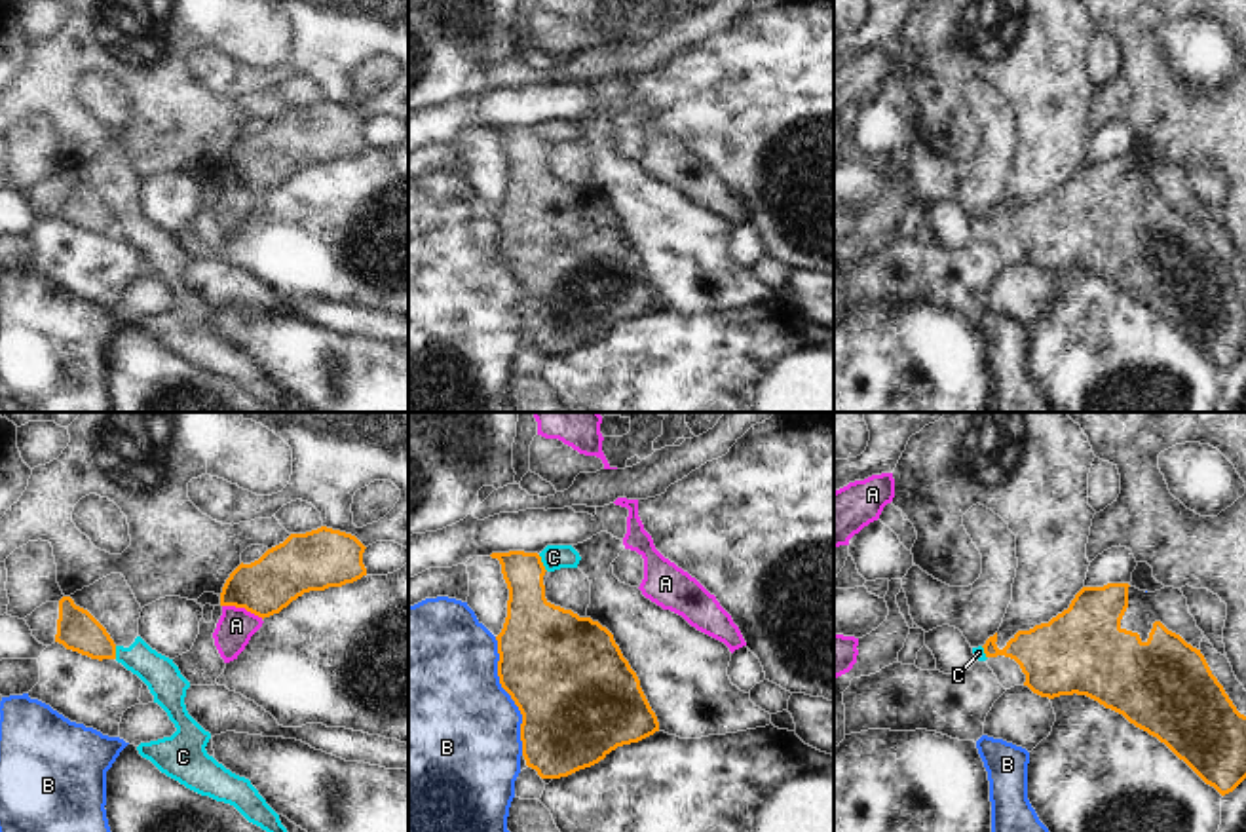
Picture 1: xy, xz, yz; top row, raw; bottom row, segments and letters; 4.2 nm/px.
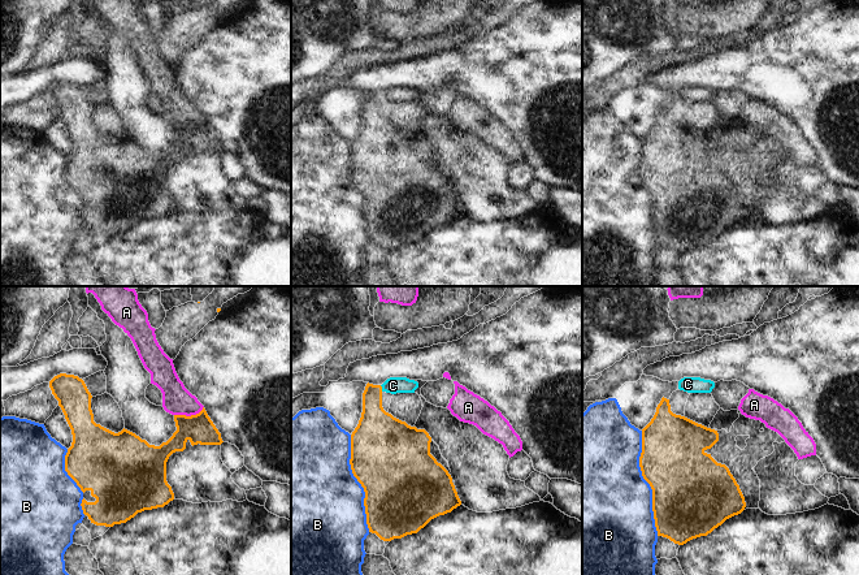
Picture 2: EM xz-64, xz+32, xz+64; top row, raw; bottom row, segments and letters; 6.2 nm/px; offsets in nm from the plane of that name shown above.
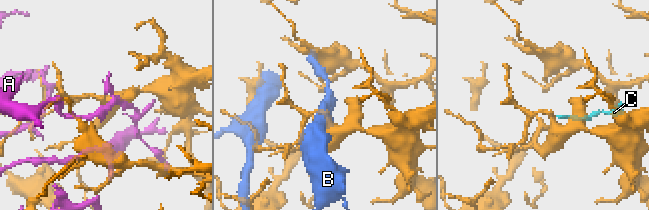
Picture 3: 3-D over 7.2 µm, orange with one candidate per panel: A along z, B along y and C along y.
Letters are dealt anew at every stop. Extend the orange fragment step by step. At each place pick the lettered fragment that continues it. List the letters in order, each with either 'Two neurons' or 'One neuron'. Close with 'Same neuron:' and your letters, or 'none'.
A: Two neurons
B: Two neurons
C: Two neurons
Same neuron: none.

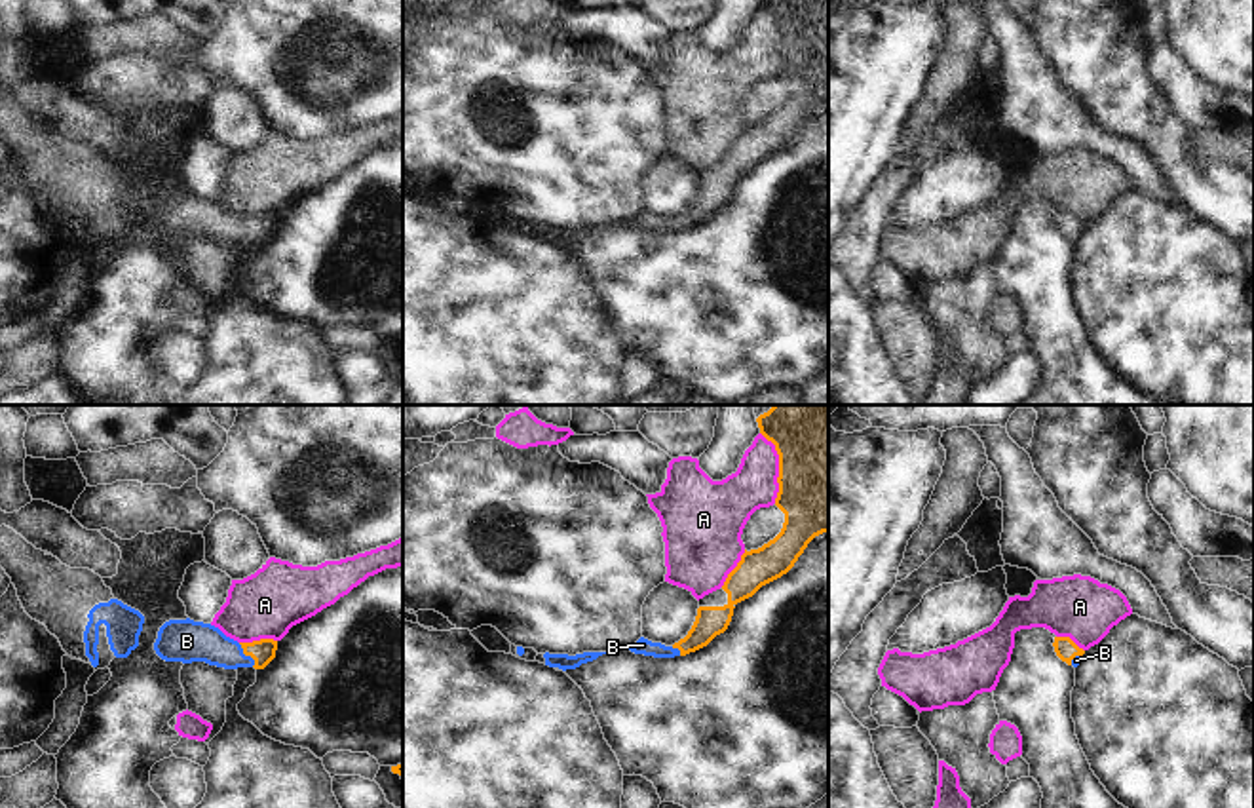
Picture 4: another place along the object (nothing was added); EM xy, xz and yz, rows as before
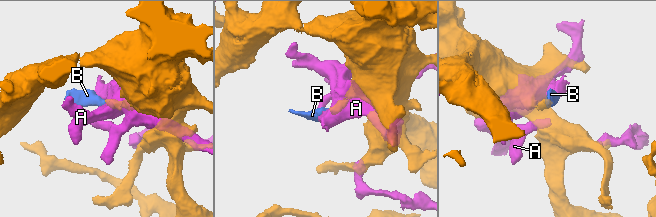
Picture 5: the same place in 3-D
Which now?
A: Two neurons
B: One neuron
Same neuron: B.

